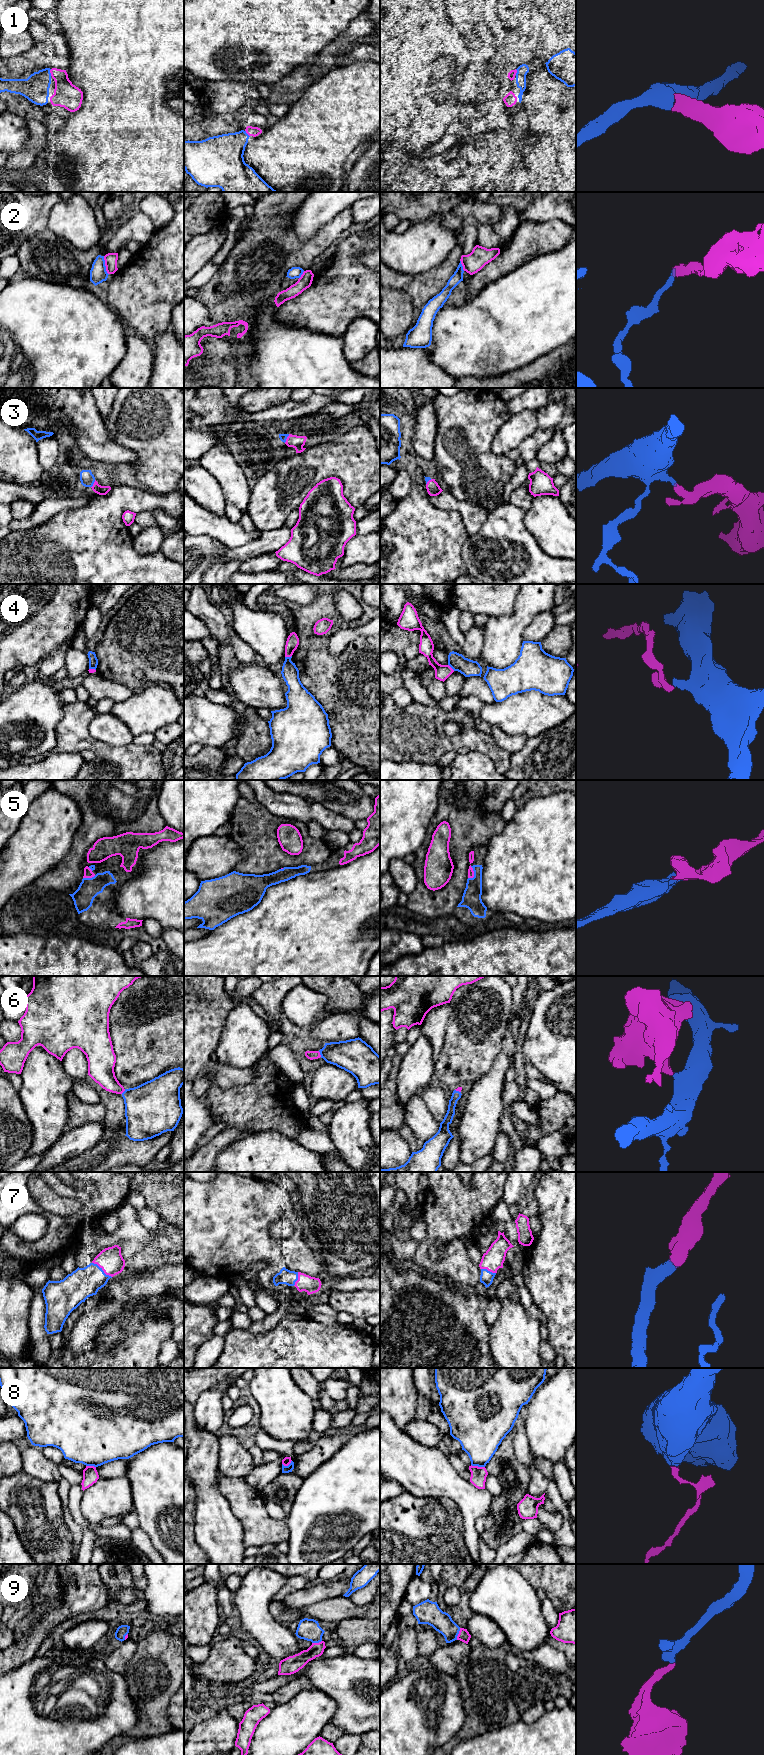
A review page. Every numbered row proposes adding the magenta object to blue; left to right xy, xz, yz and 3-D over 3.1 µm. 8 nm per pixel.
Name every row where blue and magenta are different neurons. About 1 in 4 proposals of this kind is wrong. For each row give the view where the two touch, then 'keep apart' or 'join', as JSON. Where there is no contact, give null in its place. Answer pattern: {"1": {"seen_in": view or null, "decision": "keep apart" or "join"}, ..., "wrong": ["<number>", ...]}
{"1": {"seen_in": "xy", "decision": "join"}, "2": {"seen_in": "xy", "decision": "keep apart"}, "3": {"seen_in": "xz", "decision": "join"}, "4": {"seen_in": "xz", "decision": "keep apart"}, "5": {"seen_in": "yz", "decision": "join"}, "6": {"seen_in": "xz", "decision": "join"}, "7": {"seen_in": "xy", "decision": "join"}, "8": {"seen_in": "yz", "decision": "keep apart"}, "9": {"seen_in": "yz", "decision": "join"}, "wrong": ["2", "4", "8"]}

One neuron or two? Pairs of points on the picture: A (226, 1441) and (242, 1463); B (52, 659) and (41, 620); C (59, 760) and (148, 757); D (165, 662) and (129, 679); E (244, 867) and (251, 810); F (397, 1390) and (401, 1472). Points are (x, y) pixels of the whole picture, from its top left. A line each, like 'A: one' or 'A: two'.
A: one
B: two
C: two
D: one
E: one
F: two

